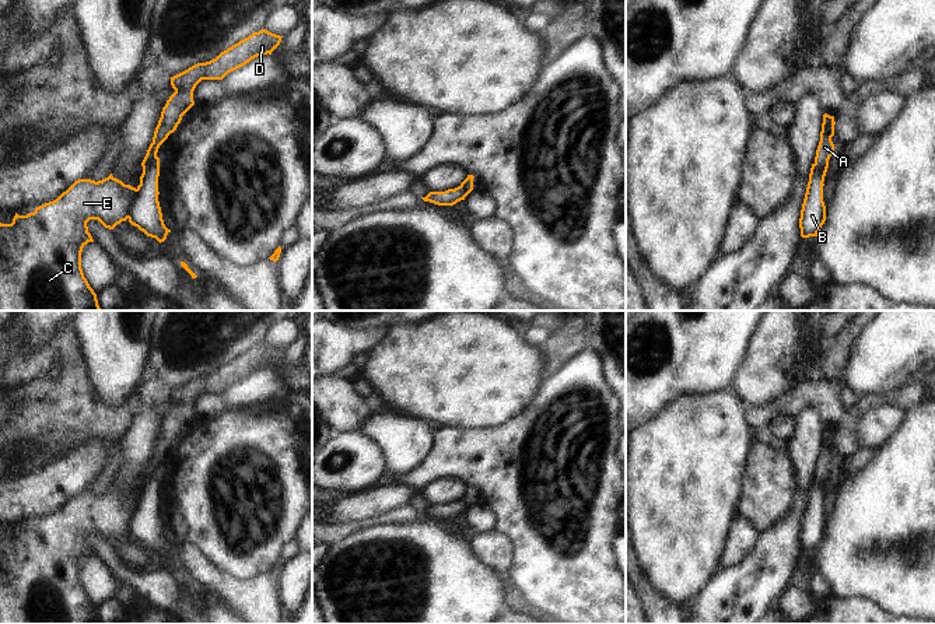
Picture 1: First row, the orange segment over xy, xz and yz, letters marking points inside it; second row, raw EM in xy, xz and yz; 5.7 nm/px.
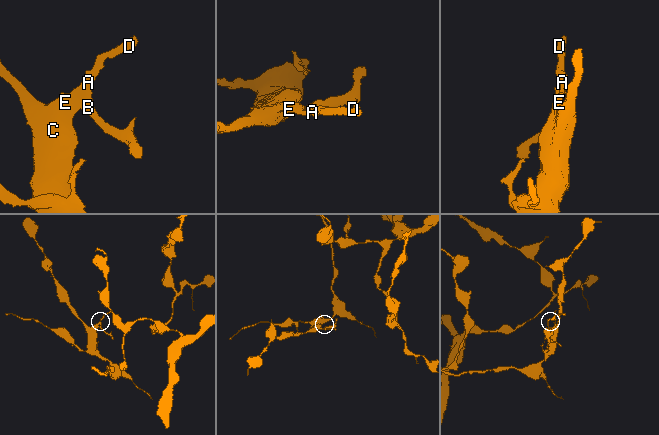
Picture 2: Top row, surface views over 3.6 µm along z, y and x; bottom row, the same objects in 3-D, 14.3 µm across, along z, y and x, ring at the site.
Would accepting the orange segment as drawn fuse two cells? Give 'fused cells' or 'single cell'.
fused cells

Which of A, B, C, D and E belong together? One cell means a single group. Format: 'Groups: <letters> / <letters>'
Groups: A C D E / B.

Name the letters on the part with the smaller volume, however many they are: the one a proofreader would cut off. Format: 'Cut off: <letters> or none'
Cut off: B

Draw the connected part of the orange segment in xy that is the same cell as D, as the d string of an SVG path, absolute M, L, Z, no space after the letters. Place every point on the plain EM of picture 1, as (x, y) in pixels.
M266 343L253 346L248 351L221 365L216 372L206 376L197 376L171 390L171 399L175 406L162 421L153 456L141 476L143 483L153 476L160 459L176 444L182 430L195 418L193 404L202 393L223 393L228 386L245 379L252 372L267 367L272 368L280 358L281 351L283 350Z

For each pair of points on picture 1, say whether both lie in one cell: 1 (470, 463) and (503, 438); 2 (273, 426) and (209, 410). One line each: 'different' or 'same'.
1: same
2: different

